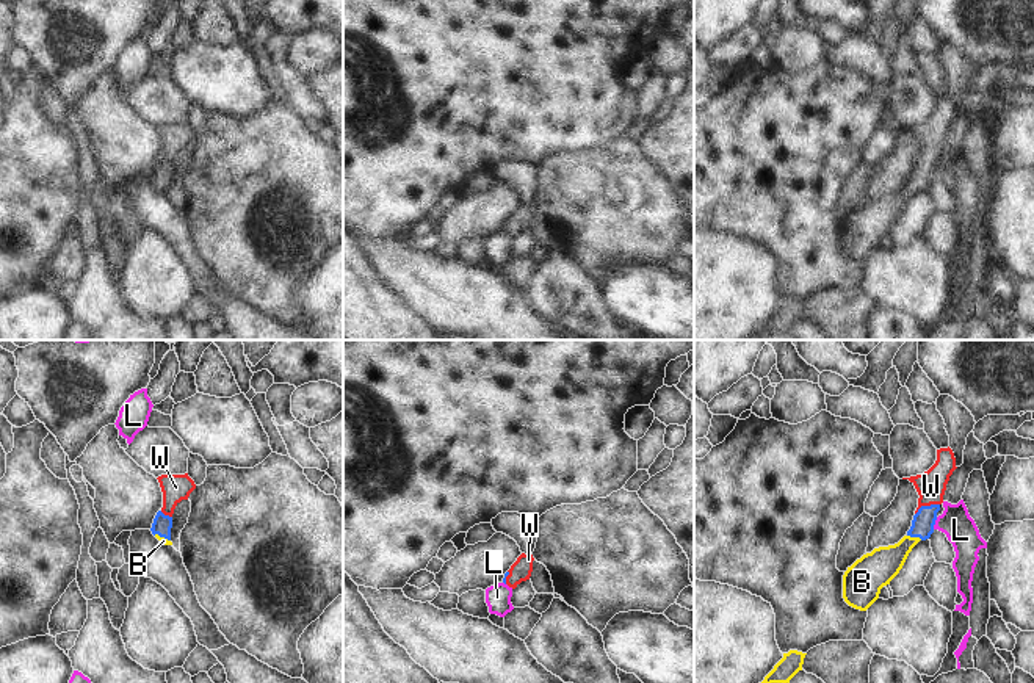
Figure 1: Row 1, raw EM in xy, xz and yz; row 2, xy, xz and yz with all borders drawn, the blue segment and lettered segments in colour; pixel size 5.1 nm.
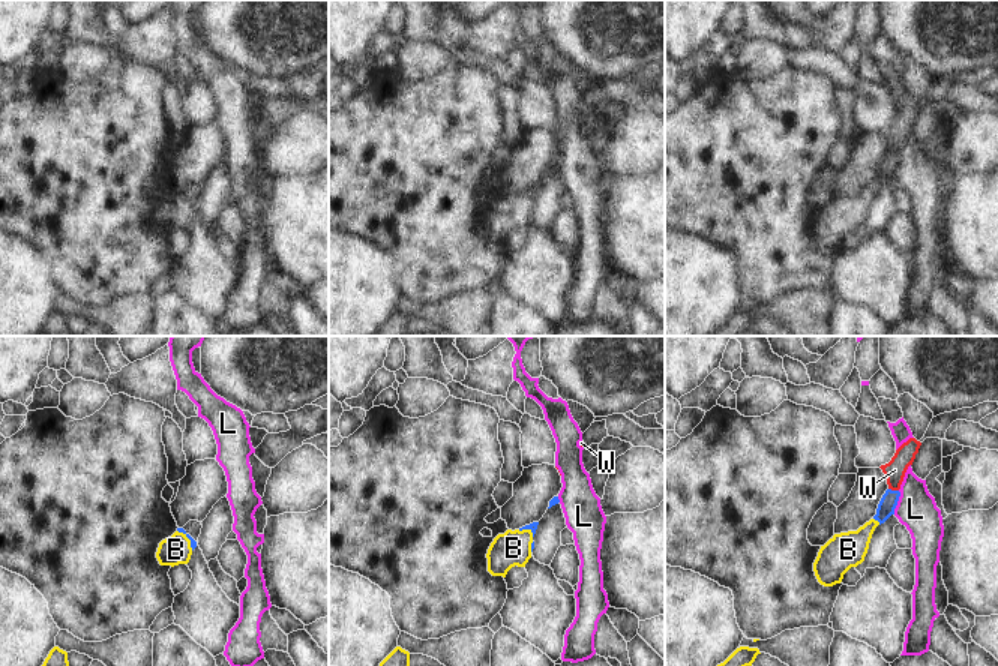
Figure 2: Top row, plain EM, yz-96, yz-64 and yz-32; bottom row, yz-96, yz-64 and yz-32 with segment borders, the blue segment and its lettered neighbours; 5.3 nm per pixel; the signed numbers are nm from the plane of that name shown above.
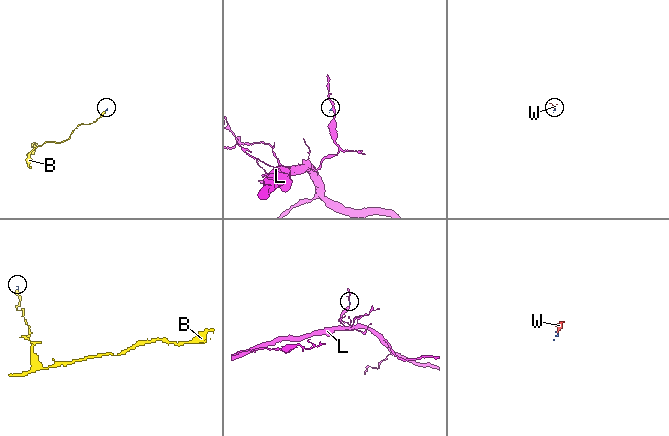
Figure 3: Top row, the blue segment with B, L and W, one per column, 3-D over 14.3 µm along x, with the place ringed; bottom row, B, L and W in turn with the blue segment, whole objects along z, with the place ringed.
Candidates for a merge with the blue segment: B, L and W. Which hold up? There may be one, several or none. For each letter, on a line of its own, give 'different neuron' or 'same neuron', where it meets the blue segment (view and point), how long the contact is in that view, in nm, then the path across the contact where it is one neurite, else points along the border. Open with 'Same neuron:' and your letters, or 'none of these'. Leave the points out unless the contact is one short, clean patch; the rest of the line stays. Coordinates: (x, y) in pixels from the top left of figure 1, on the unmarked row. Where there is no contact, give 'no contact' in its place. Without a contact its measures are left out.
Same neuron: B, W
B: same neuron; meets blue in yz at (915, 185); contact 80 nm long; runs through yz (923, 171), (915, 185), (882, 213)
L: different neuron; meets blue in yz at (934, 173); contact 70 nm long; border along yz (937, 166), (932, 177)
W: same neuron; meets blue in yz at (926, 155); contact 140 nm long; runs through yz (923, 171), (926, 155), (931, 146), (931, 135)

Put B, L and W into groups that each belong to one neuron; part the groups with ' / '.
B W / L

